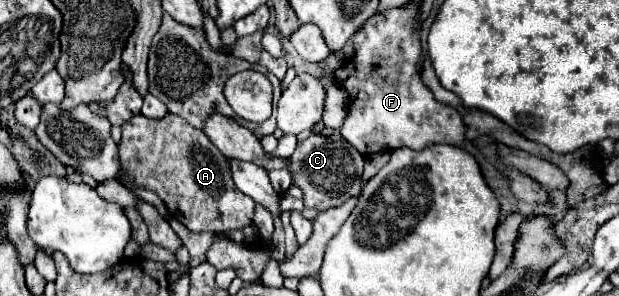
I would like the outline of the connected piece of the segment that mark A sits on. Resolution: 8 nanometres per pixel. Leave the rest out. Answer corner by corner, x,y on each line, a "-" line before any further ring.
138,114
138,116
130,118
122,126
122,140
120,140
118,148
120,148
118,180
122,184
126,184
126,182
136,184
136,186
142,186
142,188
158,194
160,200
166,204
168,212
172,214
172,218
180,220
192,232
206,232
206,230
226,232
232,228
242,228
252,222
254,200
250,200
250,196
242,196
242,192
238,192
238,188
234,186
226,156
222,156
222,152
218,152
218,148
214,148
214,144
208,140
208,136
202,130
196,130
180,116
168,114
160,120
150,120
146,116

